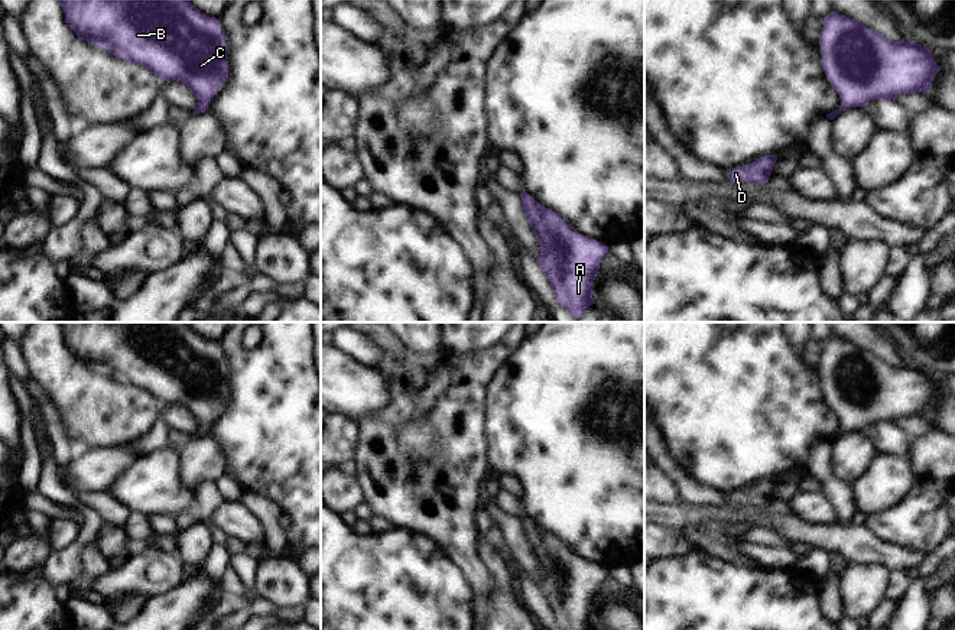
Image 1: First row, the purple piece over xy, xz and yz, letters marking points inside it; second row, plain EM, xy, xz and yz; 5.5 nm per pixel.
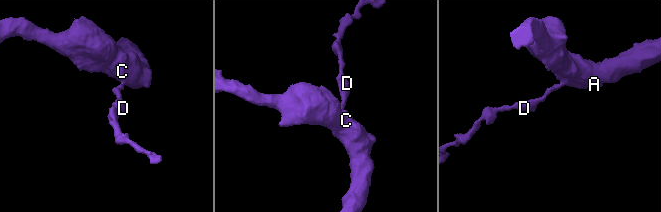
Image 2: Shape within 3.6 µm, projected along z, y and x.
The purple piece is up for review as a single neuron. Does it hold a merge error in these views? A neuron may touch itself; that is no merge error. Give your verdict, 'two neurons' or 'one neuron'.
one neuron

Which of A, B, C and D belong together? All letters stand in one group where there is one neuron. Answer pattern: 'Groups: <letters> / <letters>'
Groups: A B C D.

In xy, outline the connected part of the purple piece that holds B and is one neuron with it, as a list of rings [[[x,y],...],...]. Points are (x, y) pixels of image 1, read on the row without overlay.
[[[56,322],[66,350],[90,367],[110,374],[116,381],[137,387],[163,405],[183,406],[198,422],[194,436],[208,433],[208,426],[228,402],[227,366],[221,347],[195,332],[186,322]]]

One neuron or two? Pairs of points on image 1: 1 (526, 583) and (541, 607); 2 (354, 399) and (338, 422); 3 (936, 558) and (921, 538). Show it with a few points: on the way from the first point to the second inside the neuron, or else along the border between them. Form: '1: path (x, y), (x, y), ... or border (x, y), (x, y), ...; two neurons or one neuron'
1: path (528, 588), (535, 601); one neuron
2: border (335, 412), (341, 412), (354, 421); two neurons
3: border (939, 544), (928, 555); two neurons

